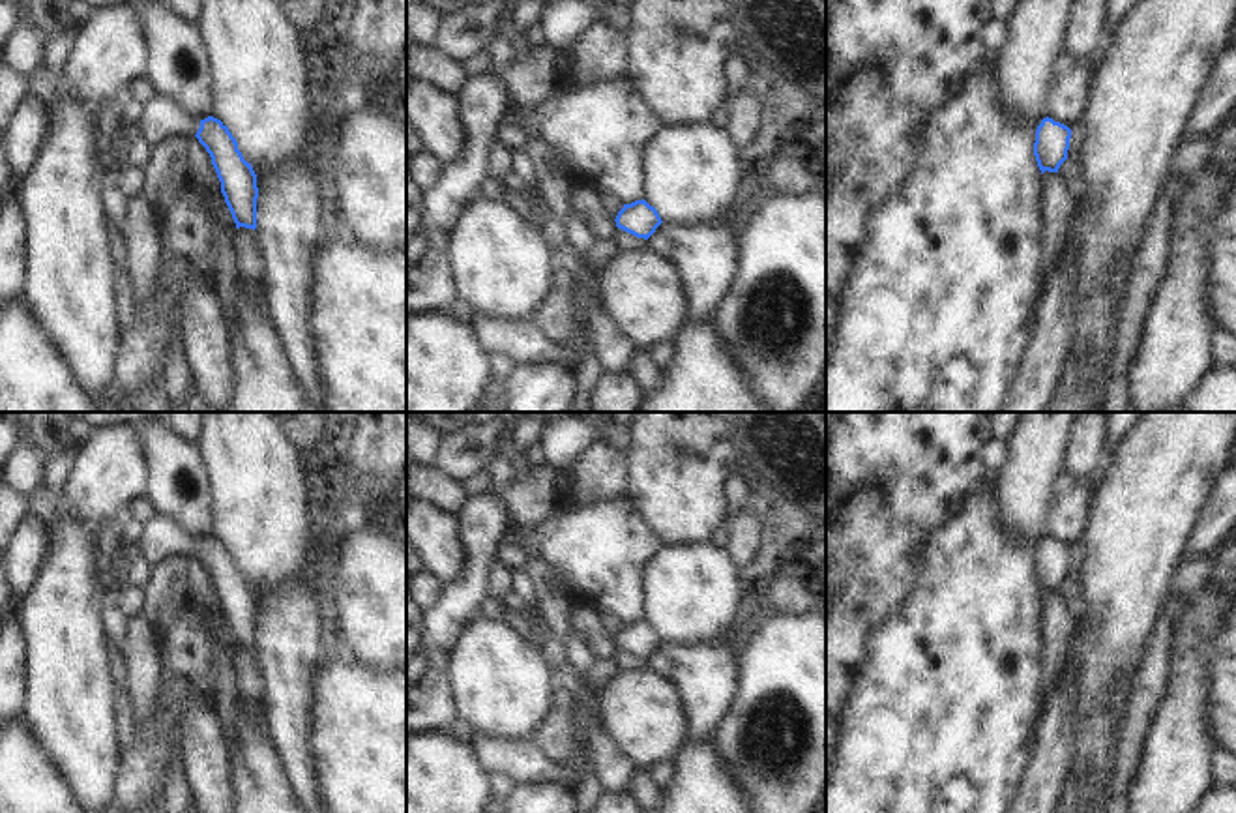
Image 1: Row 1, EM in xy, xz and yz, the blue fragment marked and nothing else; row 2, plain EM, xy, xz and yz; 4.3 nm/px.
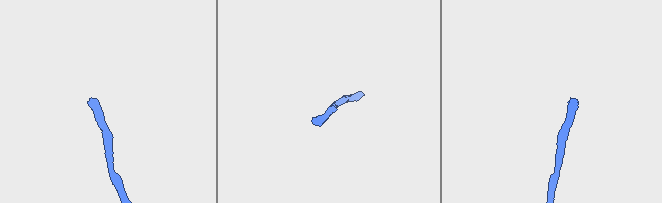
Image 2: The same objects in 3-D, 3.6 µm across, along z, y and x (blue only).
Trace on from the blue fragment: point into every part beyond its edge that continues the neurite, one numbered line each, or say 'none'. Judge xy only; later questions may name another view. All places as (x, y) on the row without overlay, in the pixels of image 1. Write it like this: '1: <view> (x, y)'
1: xy (163, 538)

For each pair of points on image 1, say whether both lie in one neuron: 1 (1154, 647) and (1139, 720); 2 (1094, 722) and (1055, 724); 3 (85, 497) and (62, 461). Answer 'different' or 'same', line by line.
1: same
2: different
3: different

